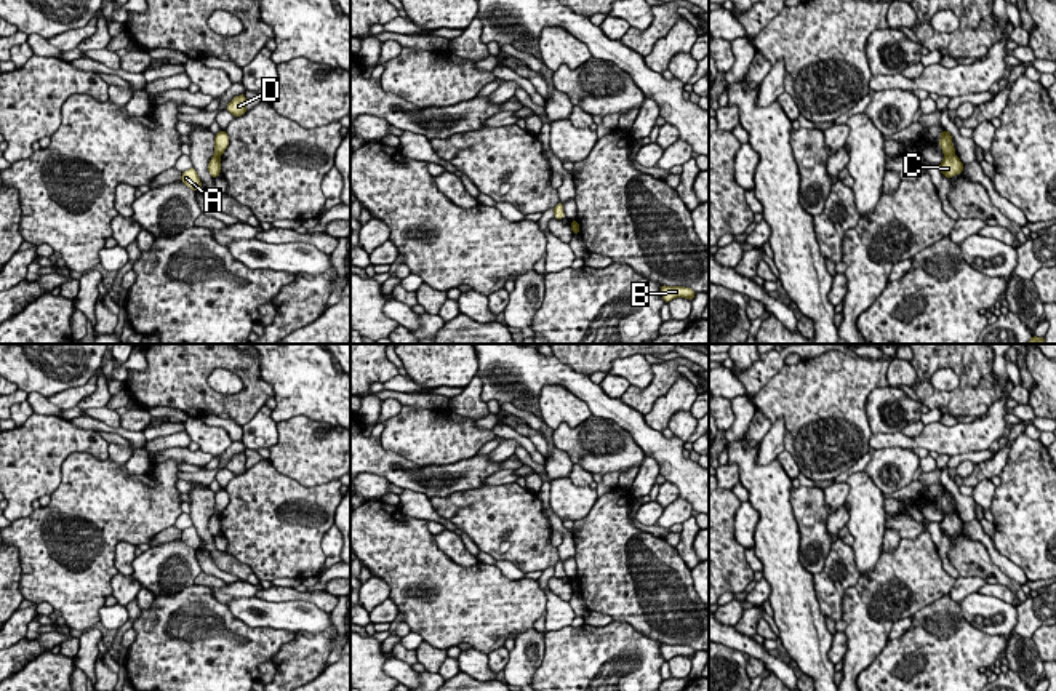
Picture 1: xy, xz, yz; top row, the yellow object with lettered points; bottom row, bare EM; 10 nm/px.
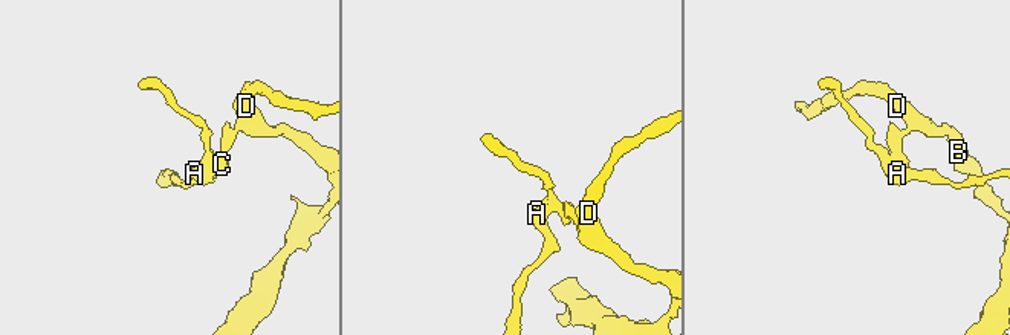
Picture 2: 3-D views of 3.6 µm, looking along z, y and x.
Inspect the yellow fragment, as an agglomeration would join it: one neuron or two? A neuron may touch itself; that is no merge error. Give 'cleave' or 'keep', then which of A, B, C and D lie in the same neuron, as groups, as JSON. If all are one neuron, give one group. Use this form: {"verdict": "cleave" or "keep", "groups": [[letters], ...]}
{"verdict": "cleave", "groups": [["A", "C"], ["B", "D"]]}

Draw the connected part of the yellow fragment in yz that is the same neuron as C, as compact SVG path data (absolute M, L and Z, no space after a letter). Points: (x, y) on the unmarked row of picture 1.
M957 513L944 515L944 518L939 521L939 528L949 537L955 533L962 533L963 521Z

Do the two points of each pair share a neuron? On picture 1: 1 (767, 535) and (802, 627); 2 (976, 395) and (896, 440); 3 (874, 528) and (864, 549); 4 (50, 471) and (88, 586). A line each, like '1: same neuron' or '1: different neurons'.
1: same neuron
2: different neurons
3: same neuron
4: different neurons

